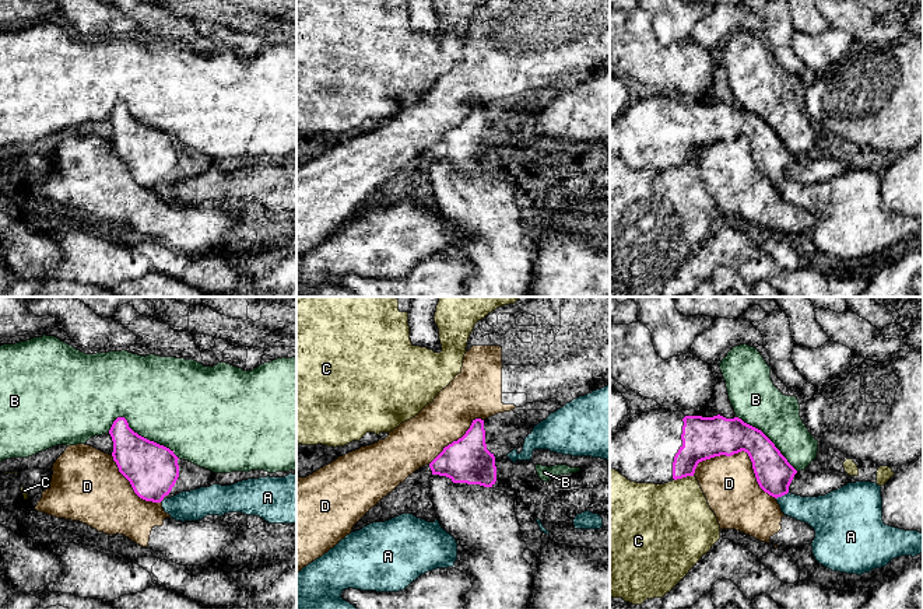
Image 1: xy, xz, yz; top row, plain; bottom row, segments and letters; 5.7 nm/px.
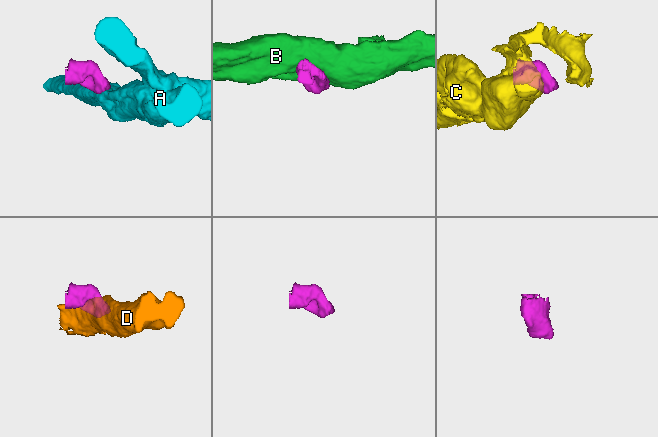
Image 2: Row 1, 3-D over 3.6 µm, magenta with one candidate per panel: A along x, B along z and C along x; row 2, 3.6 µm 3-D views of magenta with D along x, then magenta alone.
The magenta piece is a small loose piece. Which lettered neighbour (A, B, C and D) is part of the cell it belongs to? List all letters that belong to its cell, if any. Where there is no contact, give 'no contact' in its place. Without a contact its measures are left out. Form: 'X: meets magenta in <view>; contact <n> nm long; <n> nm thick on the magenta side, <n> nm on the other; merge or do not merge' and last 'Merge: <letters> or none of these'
A: meets magenta in yz; contact 80 nm long; 220 nm thick on the magenta side, 200 nm on the other; do not merge
B: meets magenta in xy; contact 440 nm long; 300 nm thick on the magenta side, 500 nm on the other; do not merge
C: meets magenta in yz; contact 120 nm long; 240 nm thick on the magenta side, 420 nm on the other; do not merge
D: meets magenta in yz; contact 500 nm long; 240 nm thick on the magenta side, 320 nm on the other; do not merge
Merge: none of these

